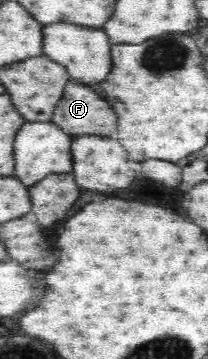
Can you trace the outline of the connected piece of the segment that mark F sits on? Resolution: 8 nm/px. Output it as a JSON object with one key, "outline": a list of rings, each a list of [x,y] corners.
{"outline":[[[67,81],[53,108],[51,122],[71,137],[87,134],[113,138],[117,117],[109,103],[93,91],[83,84]]]}

